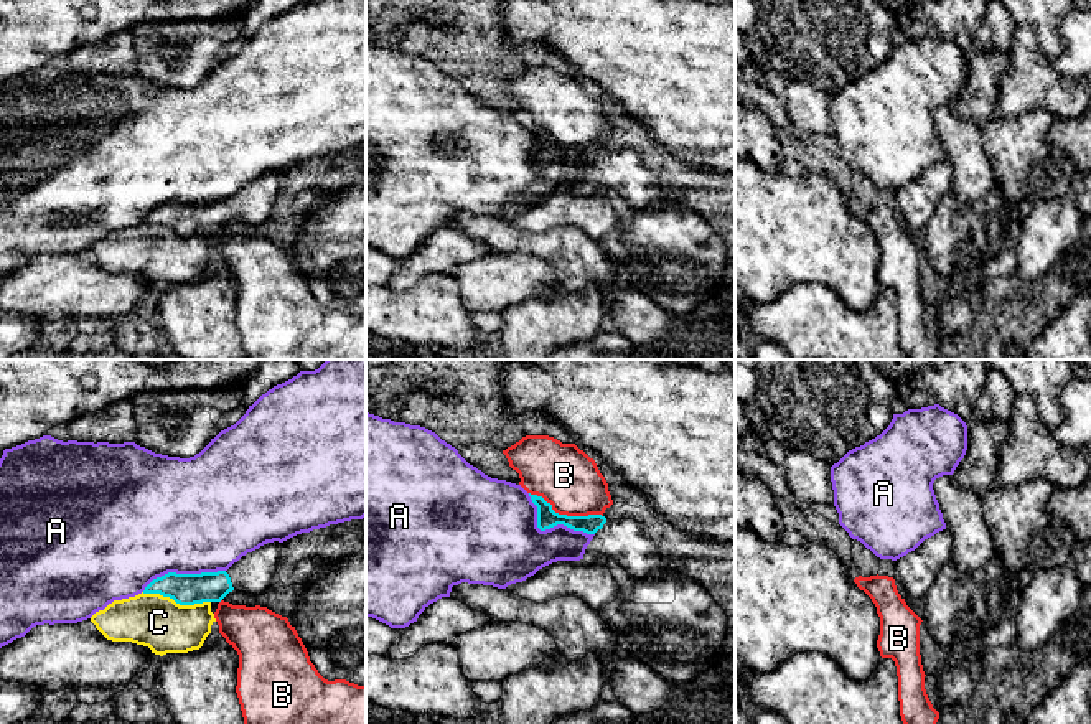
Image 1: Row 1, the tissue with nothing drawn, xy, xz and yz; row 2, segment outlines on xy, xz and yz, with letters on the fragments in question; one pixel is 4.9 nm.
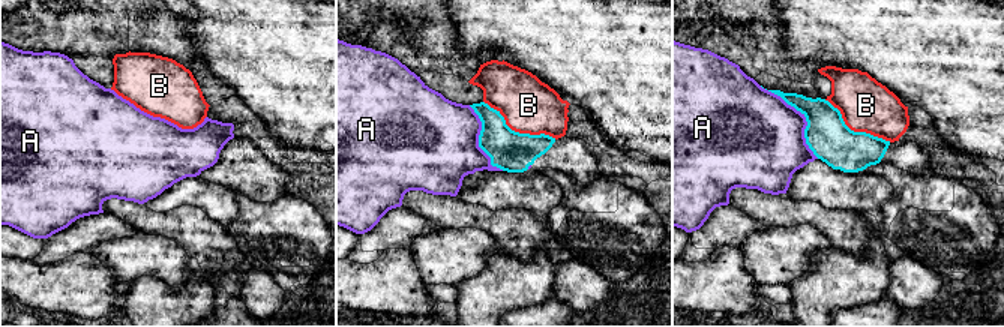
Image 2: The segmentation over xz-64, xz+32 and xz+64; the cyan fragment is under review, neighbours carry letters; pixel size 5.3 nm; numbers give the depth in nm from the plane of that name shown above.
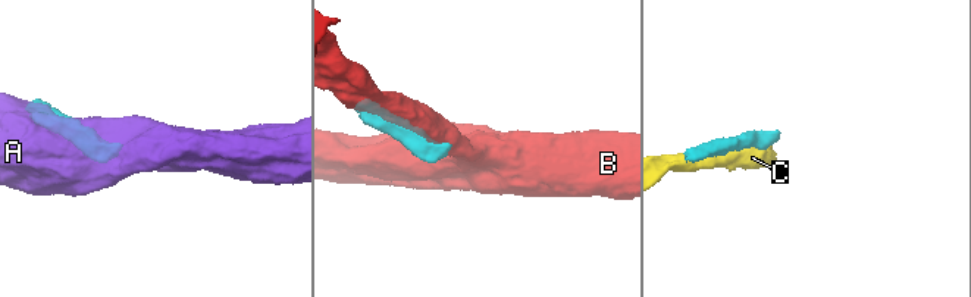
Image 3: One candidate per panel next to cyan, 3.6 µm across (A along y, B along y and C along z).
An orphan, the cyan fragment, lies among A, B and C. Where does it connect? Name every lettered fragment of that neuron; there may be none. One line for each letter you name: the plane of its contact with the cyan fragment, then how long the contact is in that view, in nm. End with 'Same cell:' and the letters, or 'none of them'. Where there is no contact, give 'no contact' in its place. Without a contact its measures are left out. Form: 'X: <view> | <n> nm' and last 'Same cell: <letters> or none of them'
Same cell: none of them

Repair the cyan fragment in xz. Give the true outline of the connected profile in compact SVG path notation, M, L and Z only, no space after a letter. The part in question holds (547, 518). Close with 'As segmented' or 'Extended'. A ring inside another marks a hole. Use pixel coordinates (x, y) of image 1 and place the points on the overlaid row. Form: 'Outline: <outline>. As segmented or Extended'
Outline: M531 493L529 496L537 506L537 528L541 531L564 524L593 536L583 554L585 562L597 566L615 562L639 579L672 572L671 561L658 554L648 526L634 519L606 519L602 515L559 515L542 496Z. Extended

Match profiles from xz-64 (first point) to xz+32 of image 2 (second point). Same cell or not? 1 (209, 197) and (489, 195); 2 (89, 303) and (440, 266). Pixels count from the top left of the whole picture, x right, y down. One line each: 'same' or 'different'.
1: same
2: different

